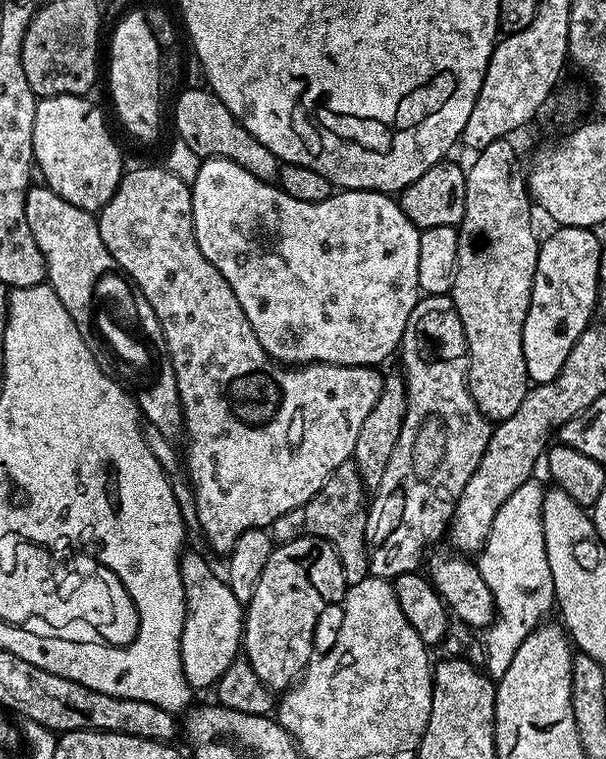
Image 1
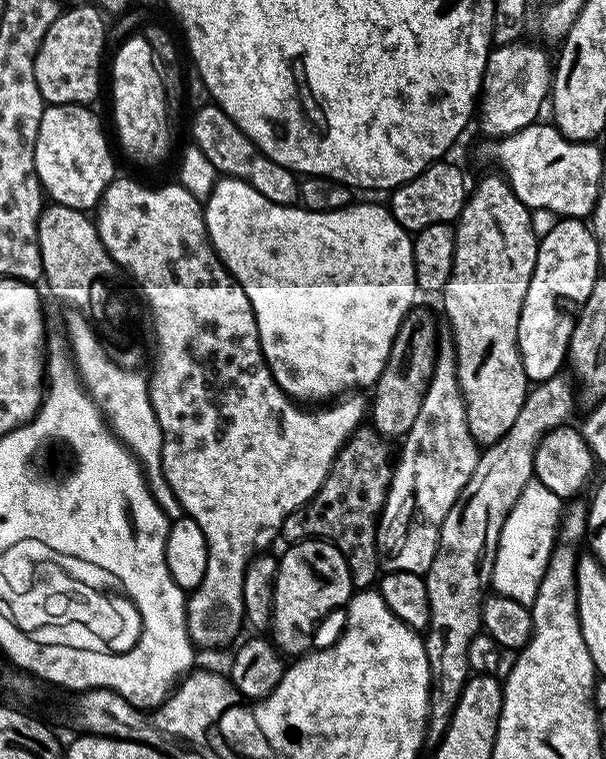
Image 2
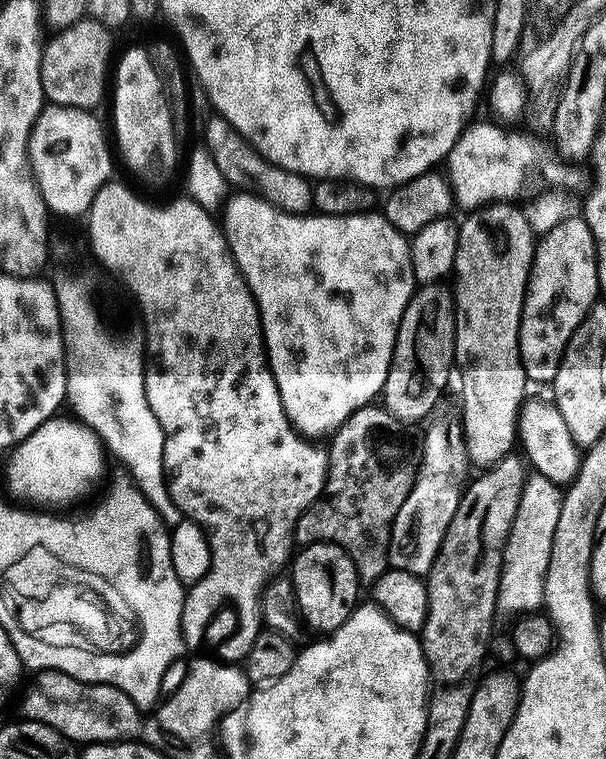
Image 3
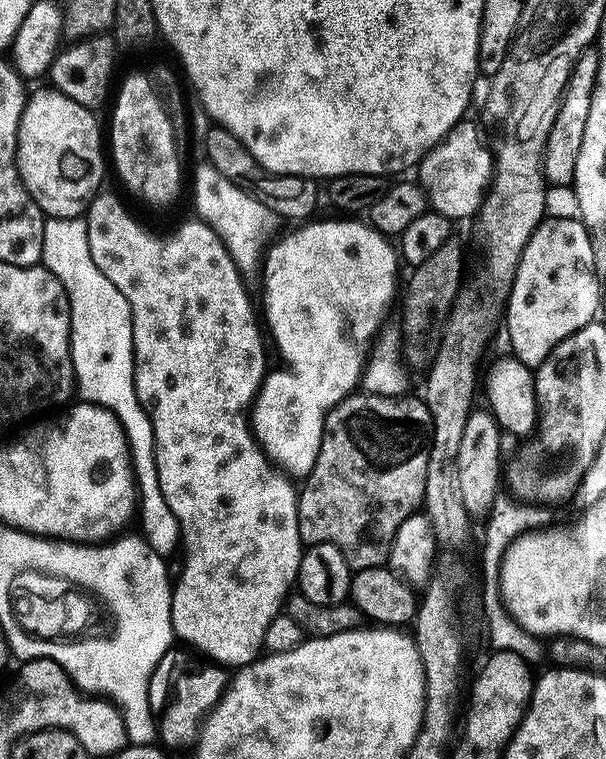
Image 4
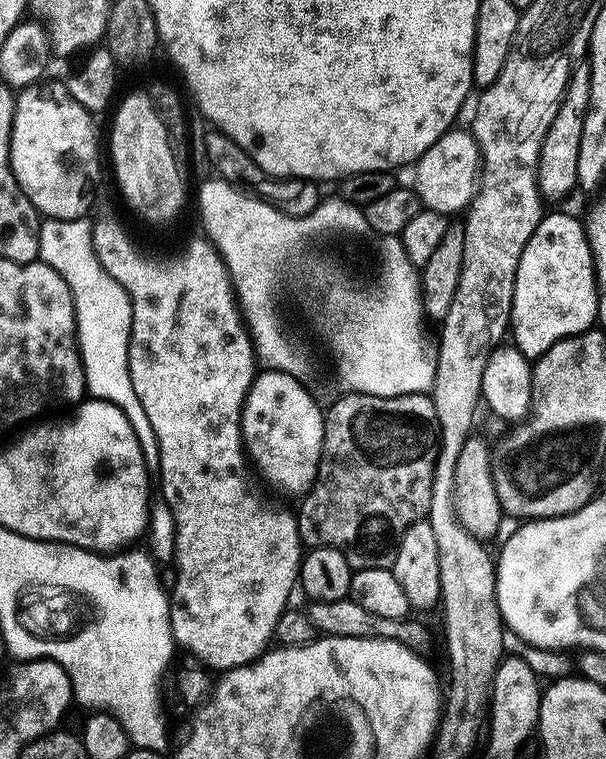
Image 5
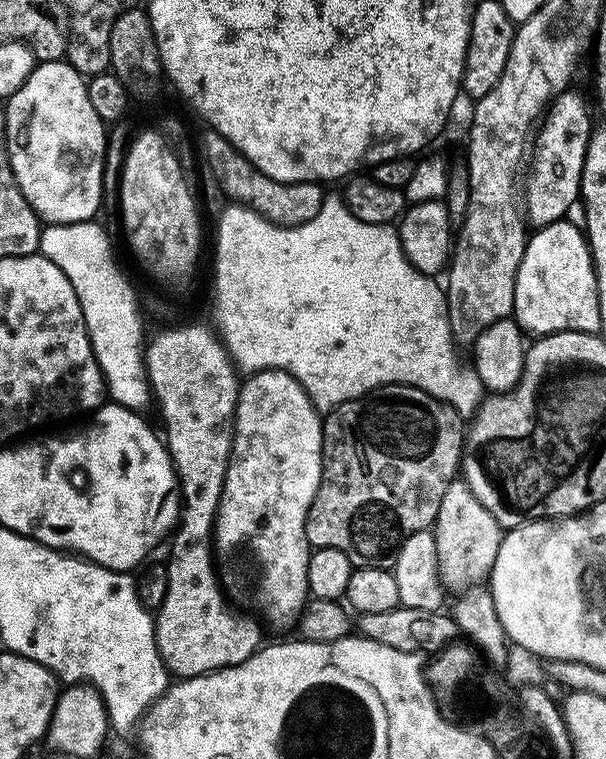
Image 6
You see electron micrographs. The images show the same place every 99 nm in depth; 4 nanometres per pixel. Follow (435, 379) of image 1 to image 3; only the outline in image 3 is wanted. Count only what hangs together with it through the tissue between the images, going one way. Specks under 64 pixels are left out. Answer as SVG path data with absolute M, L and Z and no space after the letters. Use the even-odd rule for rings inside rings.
M436 424L428 433L423 433L420 475L390 529L386 545L389 565L421 578L427 577L459 505L460 496L452 489L452 476L448 473L448 432Z

